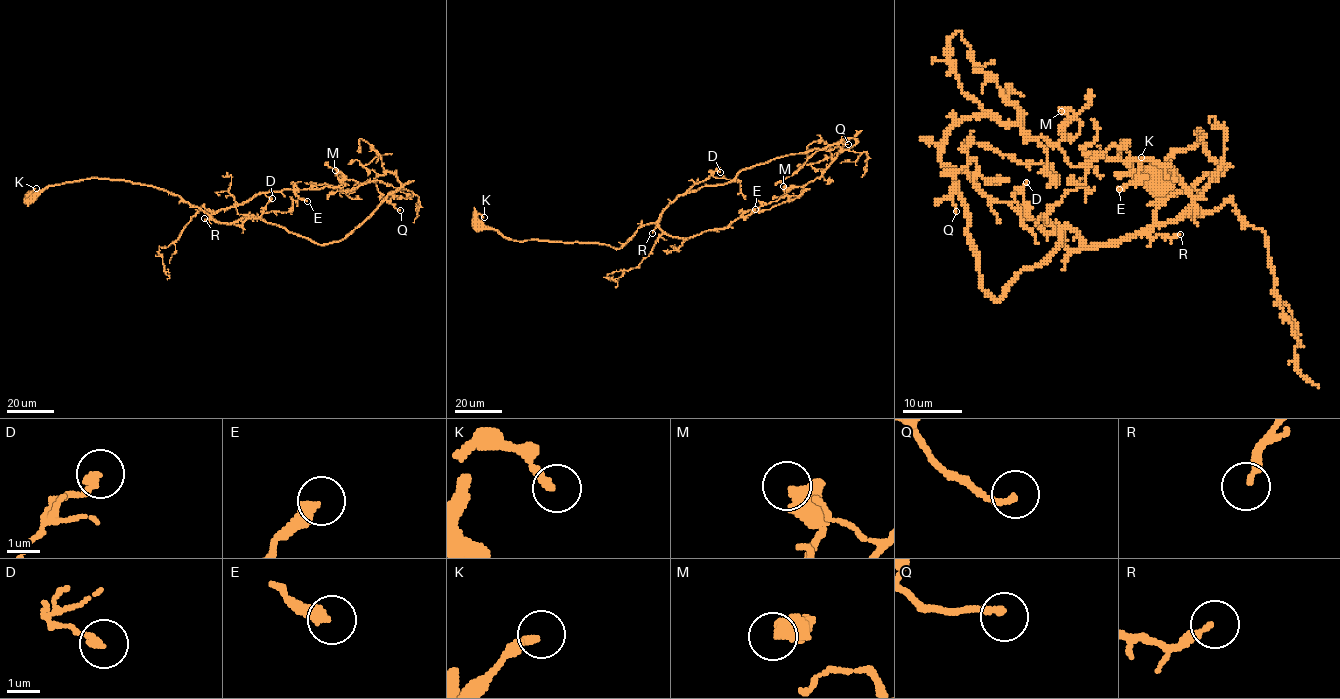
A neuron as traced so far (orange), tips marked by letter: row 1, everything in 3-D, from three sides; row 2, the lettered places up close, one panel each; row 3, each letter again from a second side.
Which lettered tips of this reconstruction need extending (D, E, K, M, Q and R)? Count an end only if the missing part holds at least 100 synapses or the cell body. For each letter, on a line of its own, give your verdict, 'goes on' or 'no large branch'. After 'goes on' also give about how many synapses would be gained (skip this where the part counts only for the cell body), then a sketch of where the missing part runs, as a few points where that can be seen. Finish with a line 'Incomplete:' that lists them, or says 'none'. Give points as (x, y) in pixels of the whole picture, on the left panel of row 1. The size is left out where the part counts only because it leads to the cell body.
D: no large branch
E: no large branch
K: no large branch
M: no large branch
Q: no large branch
R: no large branch
Incomplete: none

